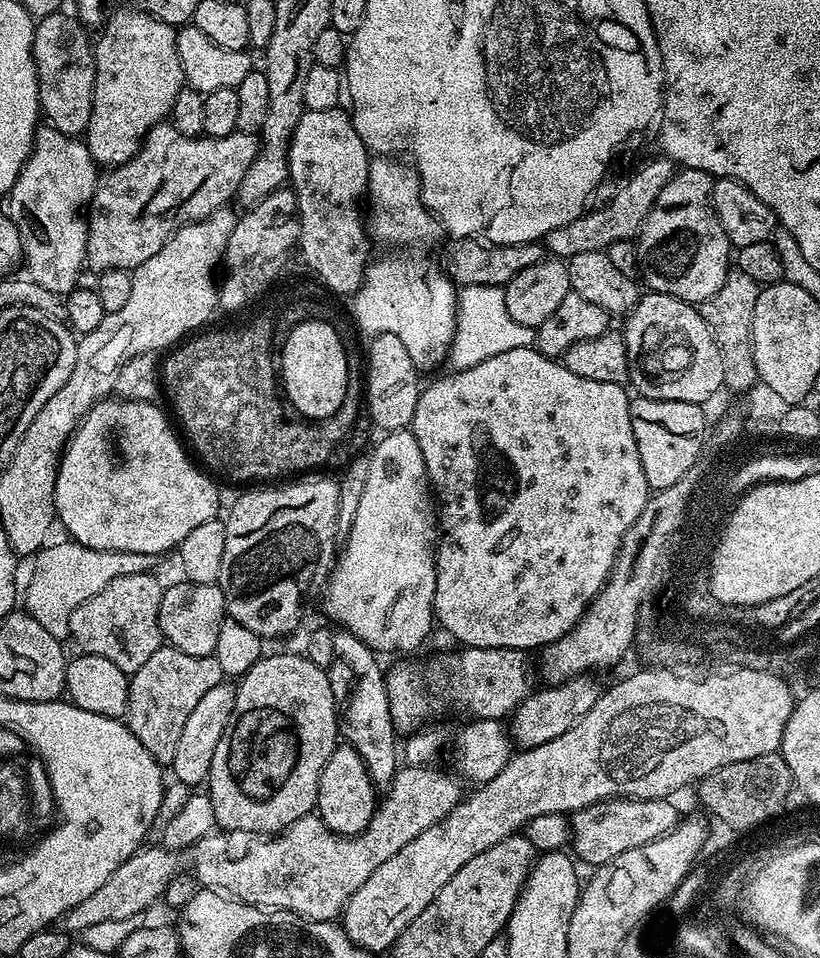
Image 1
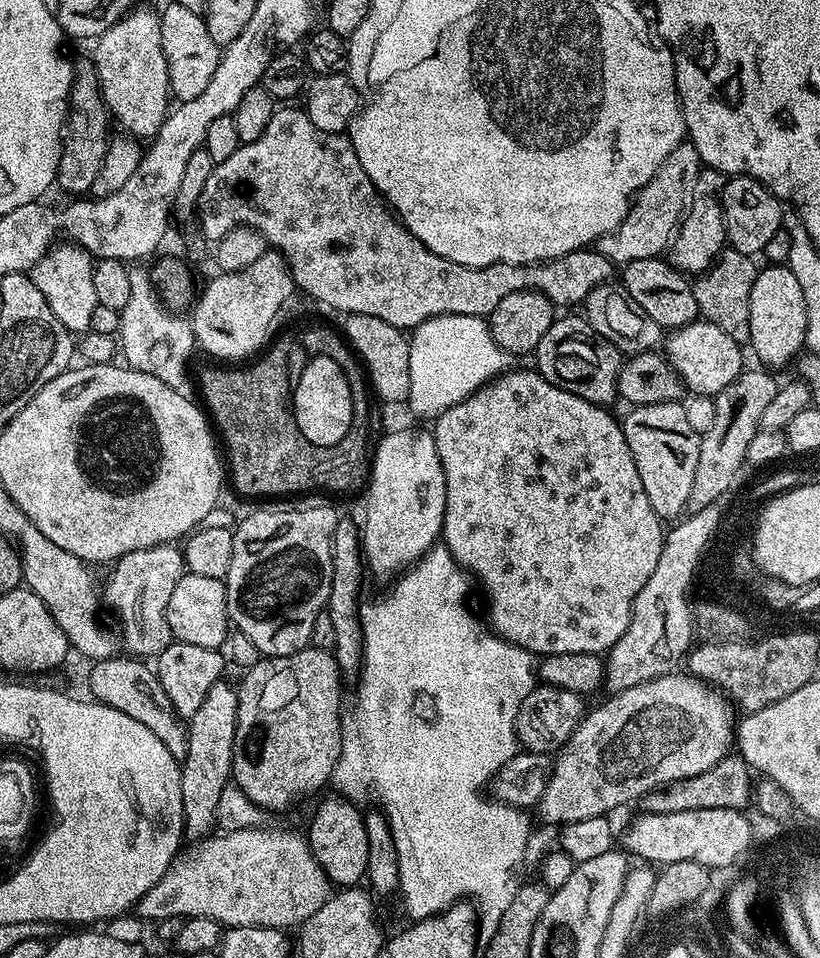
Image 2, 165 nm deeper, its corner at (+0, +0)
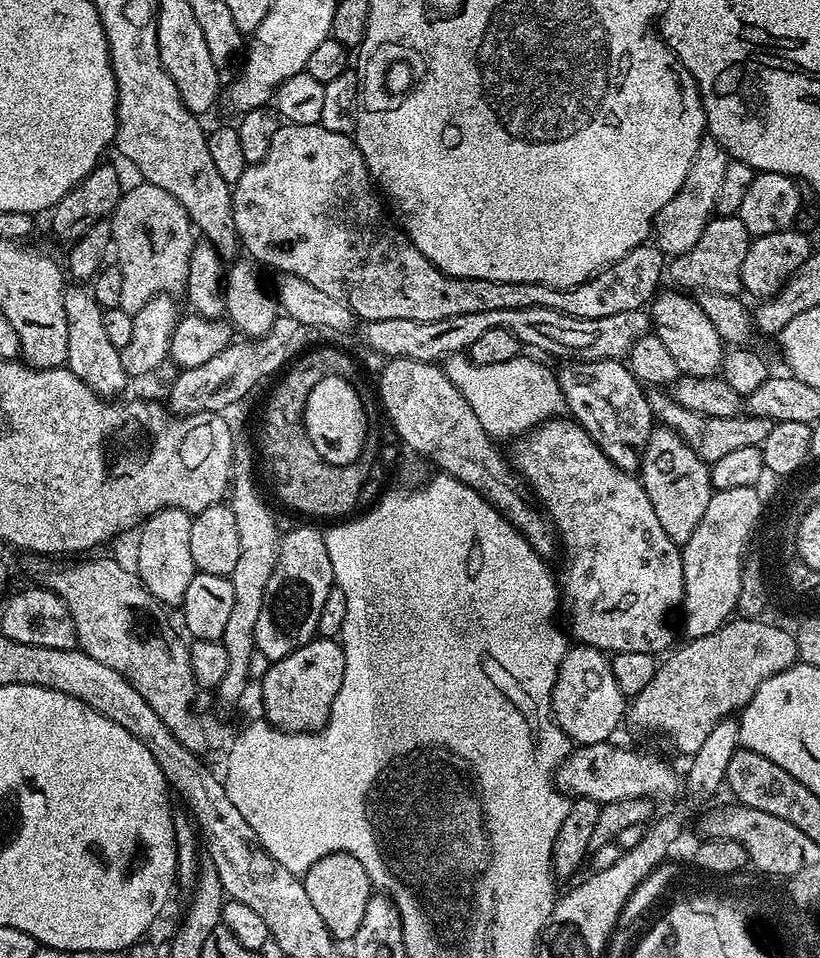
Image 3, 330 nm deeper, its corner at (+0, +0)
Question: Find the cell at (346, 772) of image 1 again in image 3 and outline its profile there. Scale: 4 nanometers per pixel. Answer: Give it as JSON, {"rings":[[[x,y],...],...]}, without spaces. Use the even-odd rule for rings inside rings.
{"rings":[[[335,852],[318,858],[318,862],[310,866],[310,870],[302,873],[302,879],[314,910],[318,910],[322,922],[326,922],[326,930],[337,941],[351,941],[358,926],[361,925],[366,904],[374,893],[370,874],[366,874],[366,866],[362,866],[362,862],[354,858],[354,854]]]}

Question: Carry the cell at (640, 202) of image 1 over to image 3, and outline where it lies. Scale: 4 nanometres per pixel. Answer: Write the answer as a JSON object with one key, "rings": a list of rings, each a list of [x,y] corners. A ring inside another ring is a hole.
{"rings":[[[711,138],[701,140],[698,146],[698,154],[694,154],[694,160],[690,162],[690,170],[686,170],[686,182],[658,210],[654,221],[654,243],[665,257],[681,256],[702,238],[702,230],[706,230],[709,220],[713,219],[716,212],[716,203],[722,190],[722,178],[726,174],[726,166],[729,162],[729,154],[720,143]]]}

